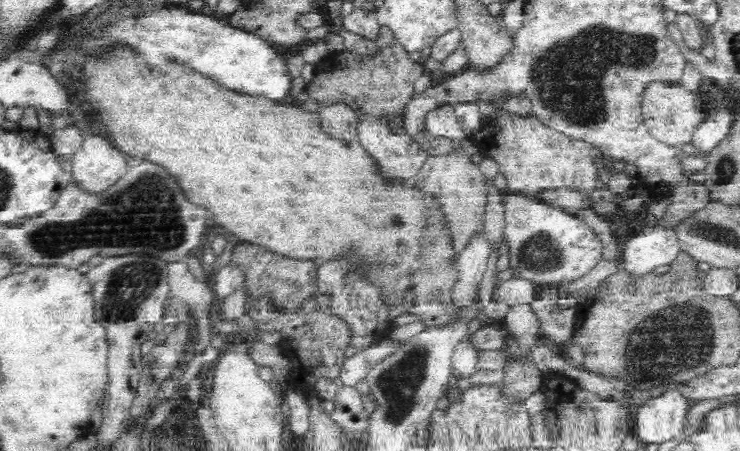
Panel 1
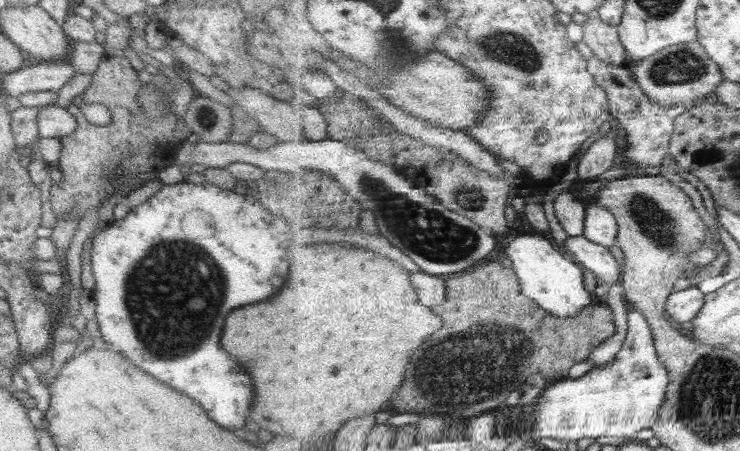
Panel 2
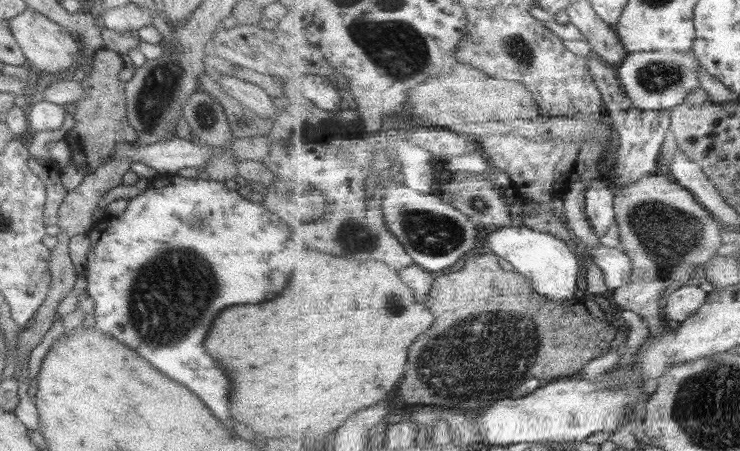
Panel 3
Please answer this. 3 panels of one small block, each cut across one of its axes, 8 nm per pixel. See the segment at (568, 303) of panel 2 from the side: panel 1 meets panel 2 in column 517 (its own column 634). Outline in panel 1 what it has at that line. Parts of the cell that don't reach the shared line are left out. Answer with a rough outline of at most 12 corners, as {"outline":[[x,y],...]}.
{"outline":[[644,227],[621,246],[622,268],[647,273],[681,248],[676,234]]}

